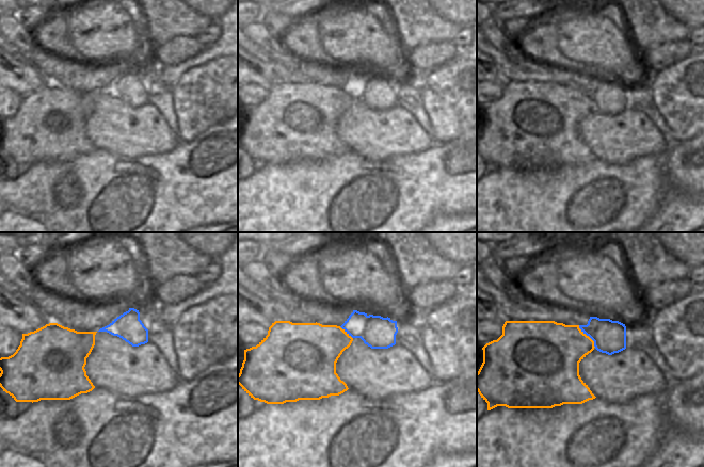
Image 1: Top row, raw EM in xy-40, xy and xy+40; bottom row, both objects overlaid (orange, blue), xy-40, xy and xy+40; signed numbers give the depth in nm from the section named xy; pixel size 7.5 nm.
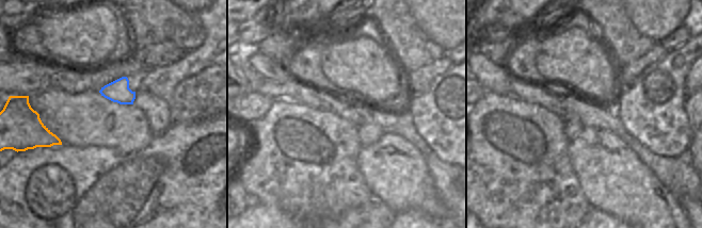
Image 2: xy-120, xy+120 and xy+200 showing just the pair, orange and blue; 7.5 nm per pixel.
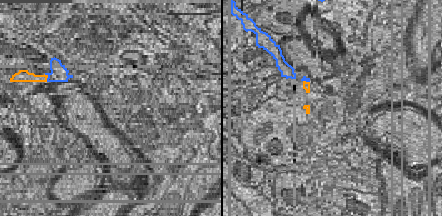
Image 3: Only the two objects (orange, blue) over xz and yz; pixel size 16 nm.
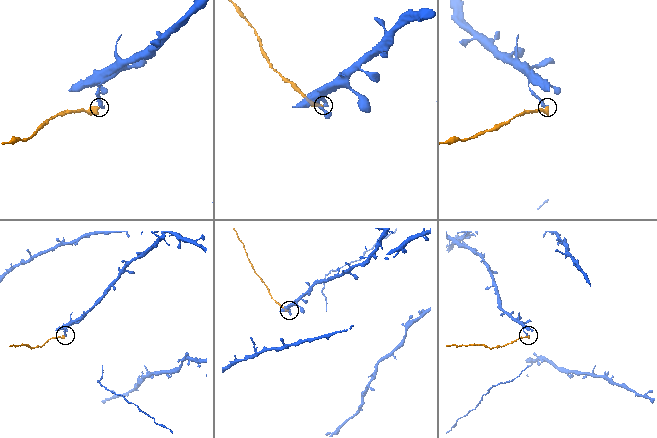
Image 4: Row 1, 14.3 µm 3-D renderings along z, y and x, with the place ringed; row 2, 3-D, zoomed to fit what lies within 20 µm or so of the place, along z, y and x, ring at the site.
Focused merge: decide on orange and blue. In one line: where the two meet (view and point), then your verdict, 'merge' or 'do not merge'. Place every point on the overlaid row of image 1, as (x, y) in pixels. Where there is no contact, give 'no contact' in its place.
contact xy+40 (588, 336); do not merge

